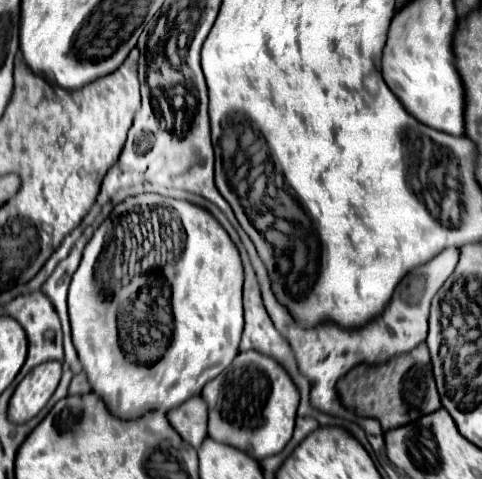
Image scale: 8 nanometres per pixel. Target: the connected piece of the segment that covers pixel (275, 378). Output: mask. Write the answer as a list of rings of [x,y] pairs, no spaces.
[[[240,352],[222,374],[218,374],[202,388],[200,396],[208,404],[208,438],[238,448],[258,462],[282,452],[292,438],[300,396],[286,370],[280,370],[278,364],[274,364],[274,360],[270,360],[268,356],[262,356],[258,352]]]

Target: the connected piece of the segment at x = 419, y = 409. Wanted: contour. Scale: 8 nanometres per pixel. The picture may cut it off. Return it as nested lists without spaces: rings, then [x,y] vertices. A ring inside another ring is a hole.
[[[422,342],[412,352],[392,358],[382,366],[356,366],[338,384],[336,394],[348,410],[356,410],[358,416],[376,418],[382,430],[400,428],[416,422],[418,418],[432,414],[440,408],[434,376],[430,372],[430,356],[426,356],[426,344]],[[380,392],[380,400],[378,400]]]

